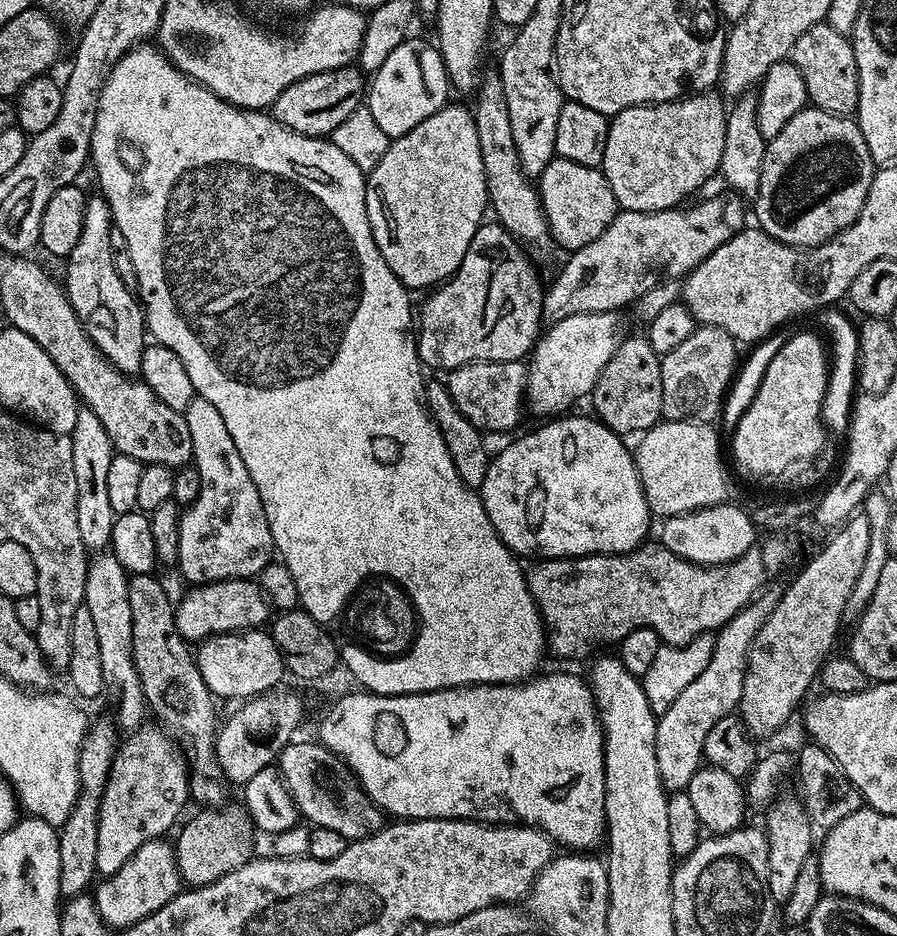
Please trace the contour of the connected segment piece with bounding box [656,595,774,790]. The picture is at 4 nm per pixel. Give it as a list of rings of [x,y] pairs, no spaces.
[[[763,596],[747,604],[739,614],[718,629],[715,633],[714,654],[710,654],[706,670],[702,670],[702,674],[698,674],[698,678],[694,678],[694,682],[690,682],[690,686],[686,686],[686,690],[678,694],[674,706],[670,706],[670,710],[666,710],[666,714],[657,719],[656,757],[658,774],[665,789],[687,789],[690,778],[694,778],[694,774],[702,766],[706,734],[710,734],[714,722],[733,715],[739,709],[752,640],[758,630],[762,630],[774,603],[773,597]]]

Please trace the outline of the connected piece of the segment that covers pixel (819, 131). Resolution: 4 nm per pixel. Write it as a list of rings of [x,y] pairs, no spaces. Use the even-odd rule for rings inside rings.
[[[805,106],[773,140],[767,141],[764,149],[764,161],[760,171],[756,204],[755,223],[766,234],[793,248],[814,248],[838,235],[843,228],[856,221],[866,194],[872,185],[874,165],[872,155],[862,138],[862,130],[855,119],[847,116],[835,116],[833,112],[824,112],[815,106]]]

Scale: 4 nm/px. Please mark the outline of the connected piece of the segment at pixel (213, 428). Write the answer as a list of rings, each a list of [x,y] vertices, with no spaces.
[[[193,398],[184,411],[184,421],[190,426],[188,442],[200,478],[200,491],[180,514],[178,569],[192,586],[259,577],[260,571],[273,563],[274,545],[258,486],[254,486],[242,454],[238,454],[222,414],[210,402]]]

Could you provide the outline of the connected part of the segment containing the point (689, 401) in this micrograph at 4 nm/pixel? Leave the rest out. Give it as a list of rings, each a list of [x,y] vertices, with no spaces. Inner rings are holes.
[[[697,327],[696,331],[682,342],[682,346],[674,346],[674,350],[663,353],[660,369],[662,370],[662,410],[664,420],[686,420],[689,422],[712,422],[720,412],[720,403],[724,400],[724,391],[732,380],[732,371],[736,368],[737,341],[725,328]]]

